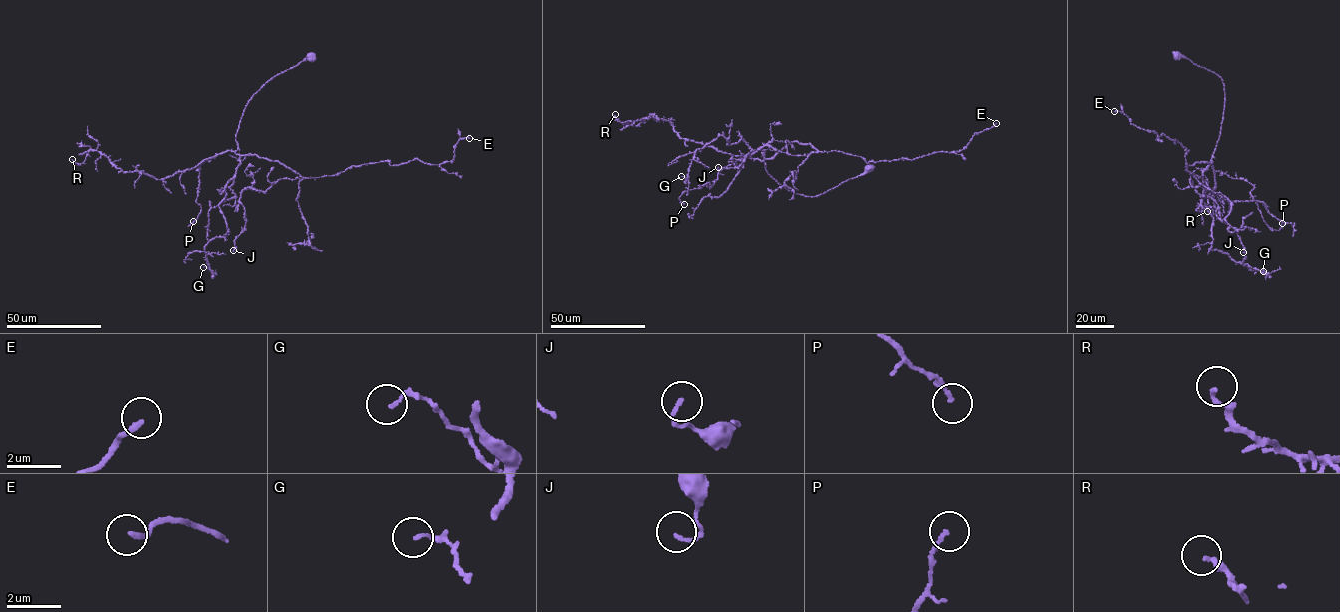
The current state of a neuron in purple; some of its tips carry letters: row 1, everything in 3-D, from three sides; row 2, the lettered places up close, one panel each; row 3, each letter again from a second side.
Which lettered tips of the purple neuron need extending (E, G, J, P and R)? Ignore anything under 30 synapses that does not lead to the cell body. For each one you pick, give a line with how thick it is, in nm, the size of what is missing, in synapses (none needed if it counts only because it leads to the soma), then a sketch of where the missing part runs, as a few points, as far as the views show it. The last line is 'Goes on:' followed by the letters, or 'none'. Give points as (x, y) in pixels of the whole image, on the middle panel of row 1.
E: 180 nm | 30 syn | (996, 123), (1007, 118), (1005, 111)
Goes on: E

